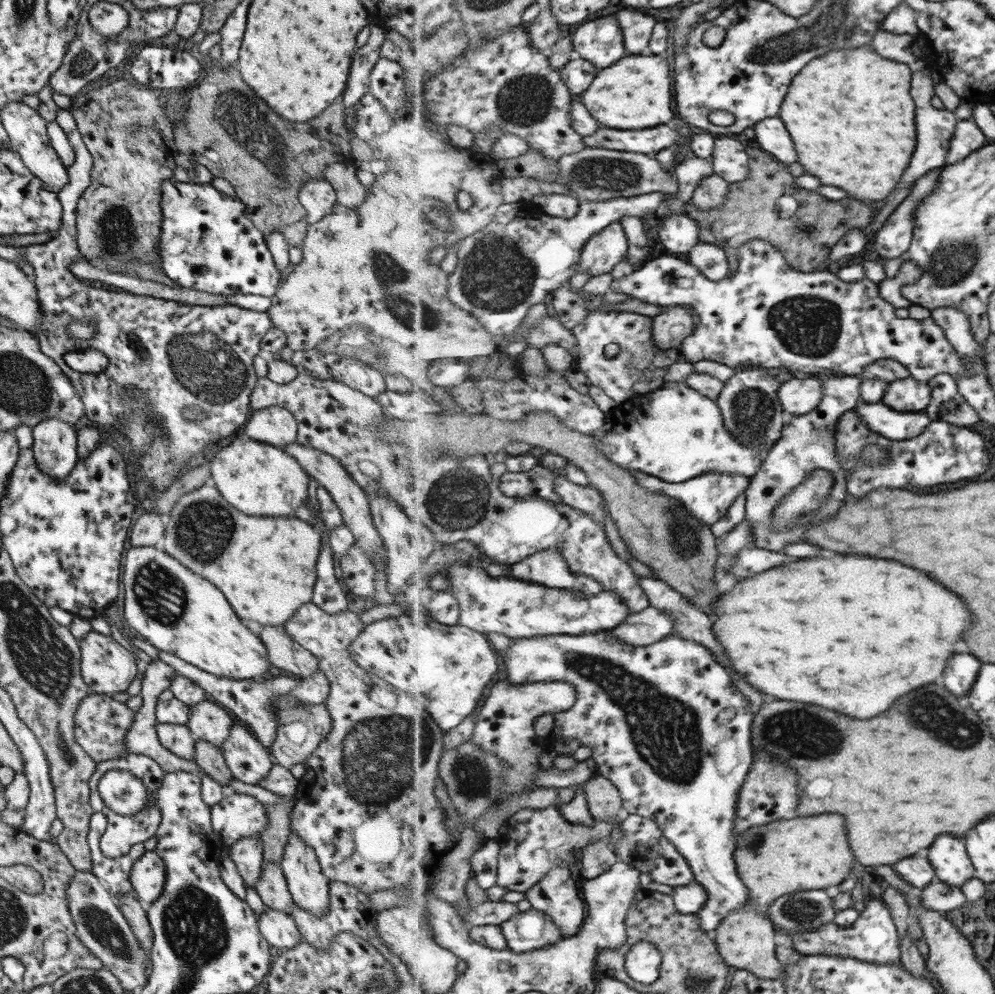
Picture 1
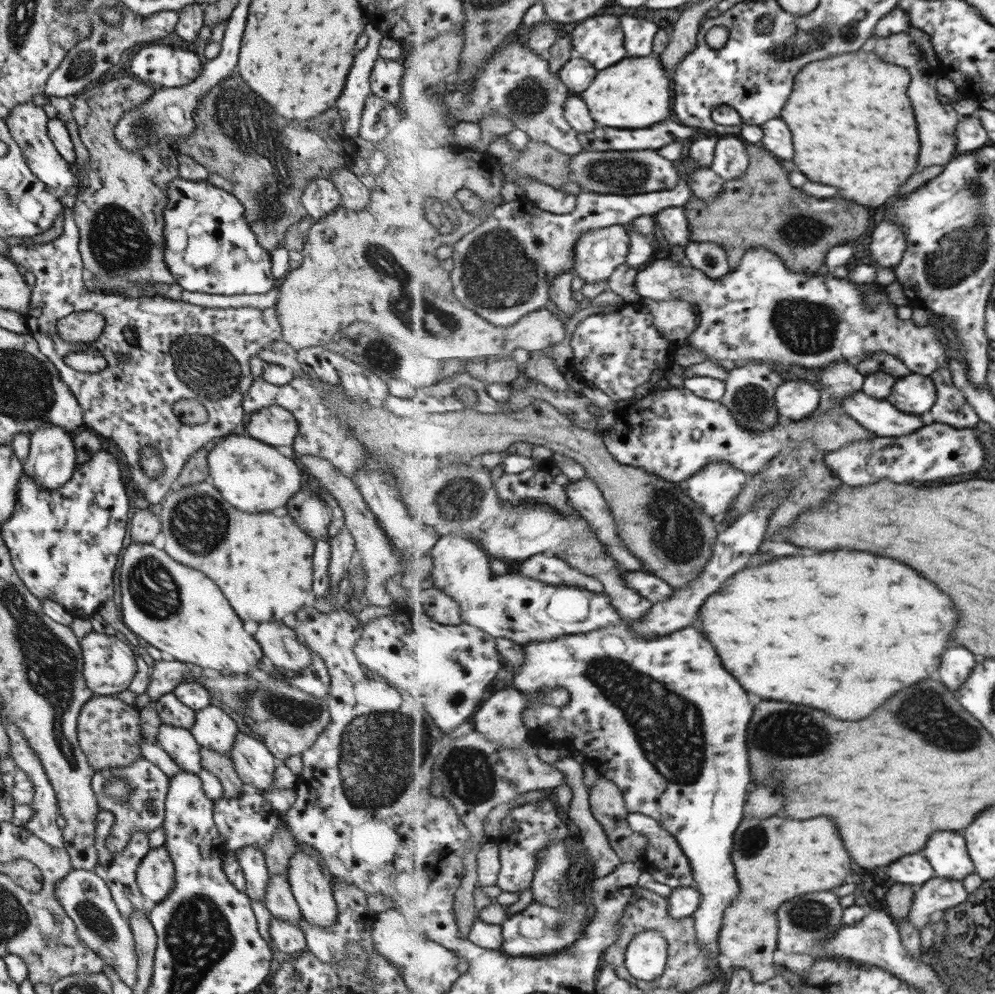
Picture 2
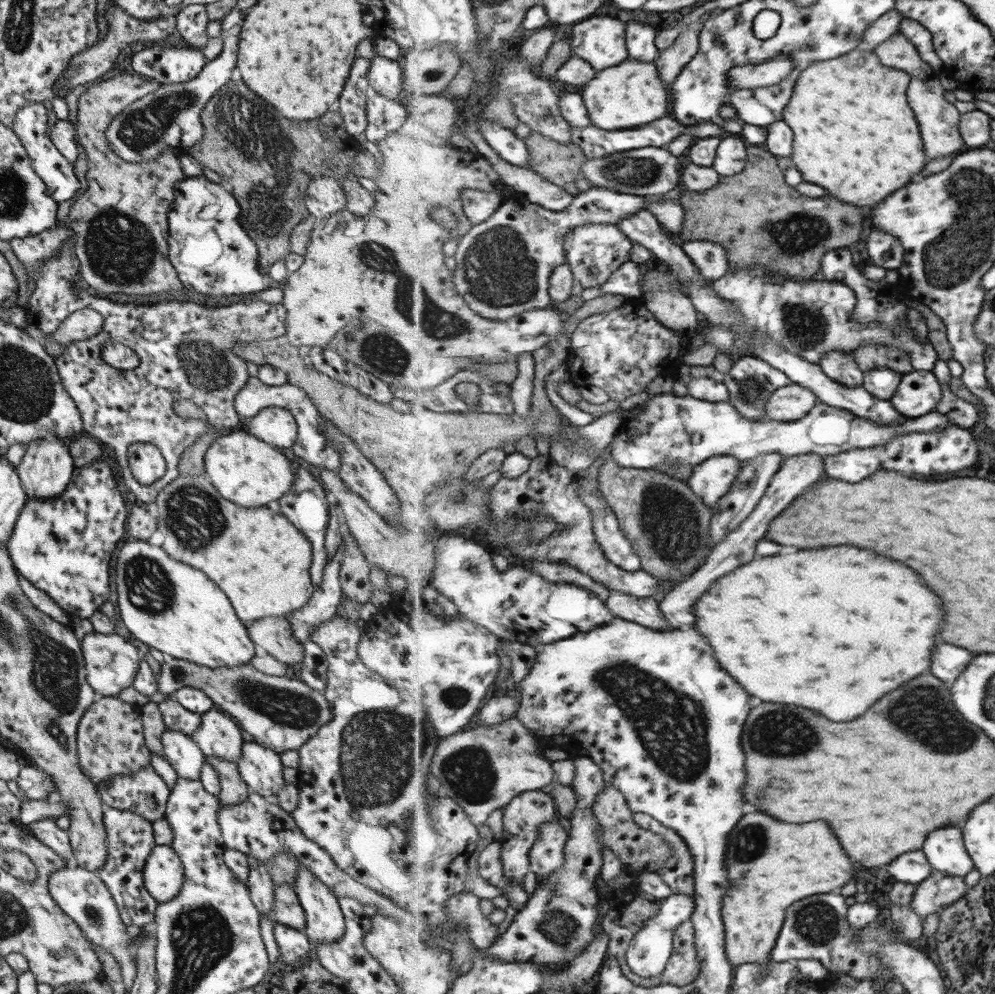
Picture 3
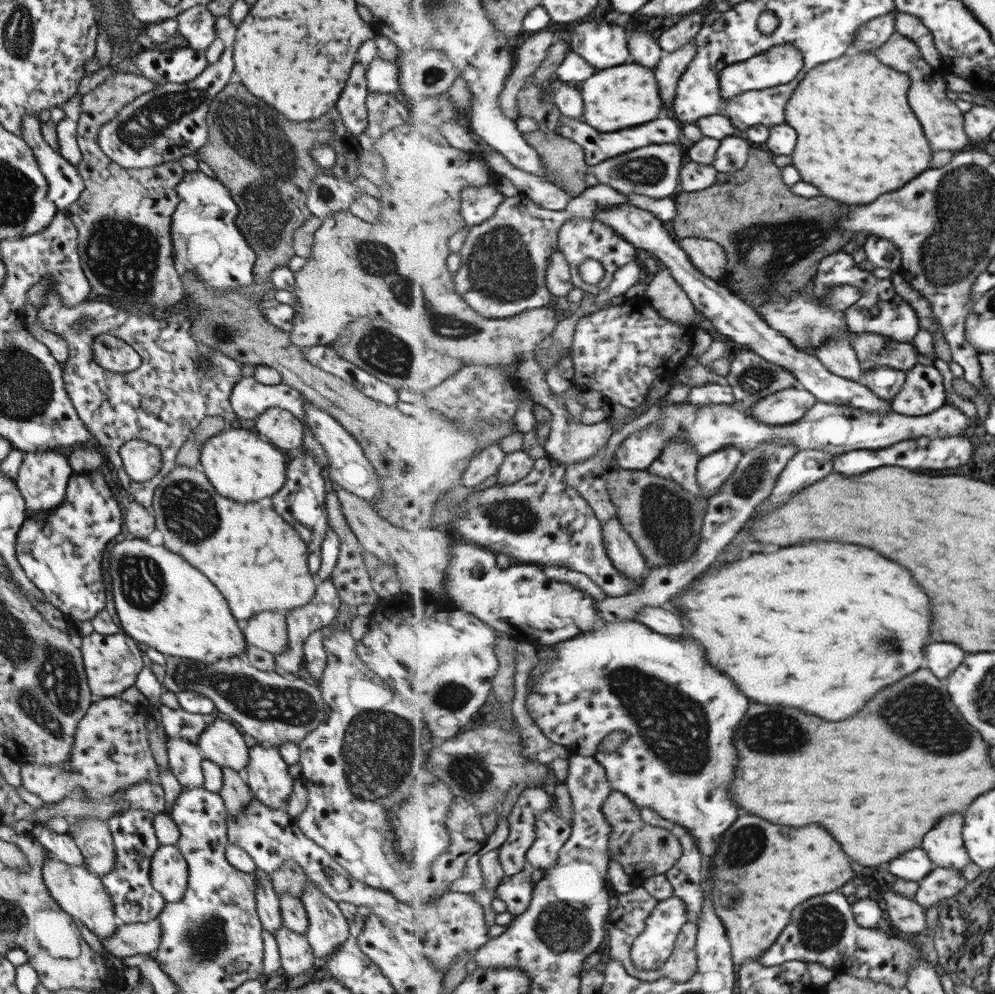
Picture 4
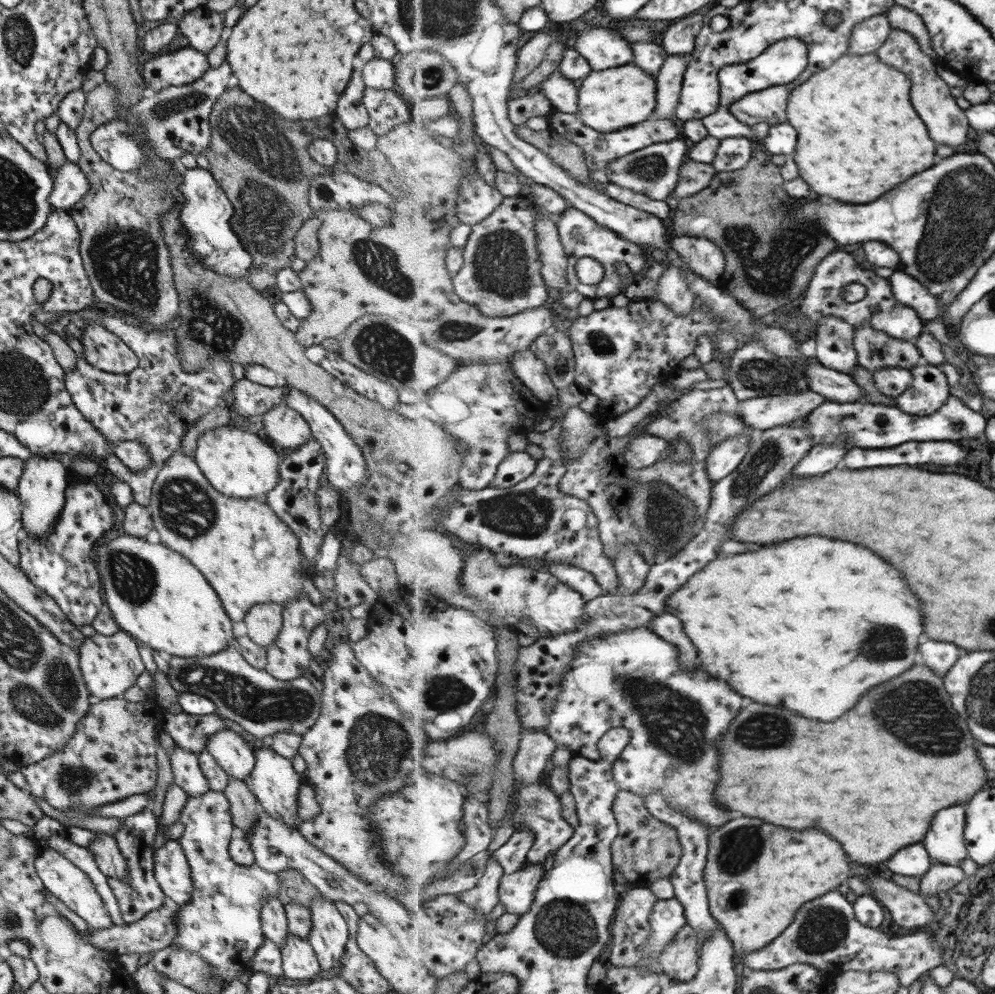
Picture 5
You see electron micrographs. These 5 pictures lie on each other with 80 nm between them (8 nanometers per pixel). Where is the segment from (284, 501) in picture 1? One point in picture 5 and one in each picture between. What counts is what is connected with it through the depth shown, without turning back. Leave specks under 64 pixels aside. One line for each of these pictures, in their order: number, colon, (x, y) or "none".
2: (254, 477)
3: (245, 470)
4: (240, 465)
5: (237, 463)

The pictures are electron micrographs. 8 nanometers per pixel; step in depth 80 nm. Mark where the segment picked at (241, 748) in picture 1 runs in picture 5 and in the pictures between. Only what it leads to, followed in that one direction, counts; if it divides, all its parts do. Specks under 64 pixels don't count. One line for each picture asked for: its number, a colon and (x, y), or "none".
2: (253, 763)
3: (259, 768)
4: (265, 773)
5: (272, 781)

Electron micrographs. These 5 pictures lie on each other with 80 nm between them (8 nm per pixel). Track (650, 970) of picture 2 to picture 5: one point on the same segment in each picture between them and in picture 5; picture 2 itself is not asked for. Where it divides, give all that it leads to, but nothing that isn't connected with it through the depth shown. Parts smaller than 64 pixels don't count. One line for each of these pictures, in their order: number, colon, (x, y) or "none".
3: (653, 946)
4: (651, 949)
5: (669, 917)

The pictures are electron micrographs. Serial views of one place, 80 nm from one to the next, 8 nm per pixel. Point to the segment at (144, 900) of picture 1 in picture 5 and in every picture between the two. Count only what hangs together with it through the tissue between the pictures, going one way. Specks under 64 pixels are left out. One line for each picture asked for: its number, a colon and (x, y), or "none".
2: (154, 875)
3: (162, 872)
4: (167, 871)
5: (170, 869)

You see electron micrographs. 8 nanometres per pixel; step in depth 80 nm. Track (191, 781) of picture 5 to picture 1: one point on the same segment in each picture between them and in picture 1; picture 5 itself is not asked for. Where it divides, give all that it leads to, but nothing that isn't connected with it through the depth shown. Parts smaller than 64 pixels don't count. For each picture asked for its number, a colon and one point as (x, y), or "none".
1: (177, 738)
2: (177, 742)
3: (180, 750)
4: (183, 758)

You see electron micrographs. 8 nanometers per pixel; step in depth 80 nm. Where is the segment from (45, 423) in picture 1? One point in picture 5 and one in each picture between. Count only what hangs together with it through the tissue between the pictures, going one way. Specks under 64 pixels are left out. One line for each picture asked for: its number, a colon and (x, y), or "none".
2: (50, 461)
3: (45, 468)
4: (41, 478)
5: (40, 489)

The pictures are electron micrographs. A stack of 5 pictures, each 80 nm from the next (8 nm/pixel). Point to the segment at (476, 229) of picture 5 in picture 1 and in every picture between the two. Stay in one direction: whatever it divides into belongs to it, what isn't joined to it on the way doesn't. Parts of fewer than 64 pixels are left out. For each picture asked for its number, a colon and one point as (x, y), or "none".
1: (503, 270)
2: (504, 269)
3: (504, 268)
4: (504, 262)

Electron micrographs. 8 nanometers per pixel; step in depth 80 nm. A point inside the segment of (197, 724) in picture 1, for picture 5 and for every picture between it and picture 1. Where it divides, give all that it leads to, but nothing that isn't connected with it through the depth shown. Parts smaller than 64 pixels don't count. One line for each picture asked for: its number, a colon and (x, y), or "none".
2: (213, 727)
3: (217, 735)
4: (220, 743)
5: (229, 751)

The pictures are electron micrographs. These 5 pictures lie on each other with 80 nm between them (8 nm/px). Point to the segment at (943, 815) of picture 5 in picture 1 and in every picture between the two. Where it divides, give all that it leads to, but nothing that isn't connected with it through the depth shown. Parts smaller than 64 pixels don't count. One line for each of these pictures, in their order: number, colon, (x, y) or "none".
1: (950, 857)
2: (948, 853)
3: (946, 850)
4: (946, 846)

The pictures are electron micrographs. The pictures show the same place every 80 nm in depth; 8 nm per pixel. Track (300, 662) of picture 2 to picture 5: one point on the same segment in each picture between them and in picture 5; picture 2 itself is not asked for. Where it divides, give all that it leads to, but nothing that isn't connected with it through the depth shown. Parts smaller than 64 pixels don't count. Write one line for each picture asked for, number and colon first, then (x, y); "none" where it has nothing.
3: (273, 634)
4: (266, 630)
5: (262, 621)

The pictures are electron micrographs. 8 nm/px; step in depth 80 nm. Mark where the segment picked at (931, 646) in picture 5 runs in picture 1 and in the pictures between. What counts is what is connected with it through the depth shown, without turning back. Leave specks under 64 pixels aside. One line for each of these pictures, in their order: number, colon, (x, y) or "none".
1: (963, 671)
2: (956, 670)
3: (949, 663)
4: (944, 658)

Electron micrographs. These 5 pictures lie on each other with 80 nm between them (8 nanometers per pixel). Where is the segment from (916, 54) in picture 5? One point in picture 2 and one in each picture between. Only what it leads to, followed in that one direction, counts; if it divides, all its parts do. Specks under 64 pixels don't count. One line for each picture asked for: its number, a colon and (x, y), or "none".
2: (938, 122)
3: (940, 120)
4: (944, 122)

